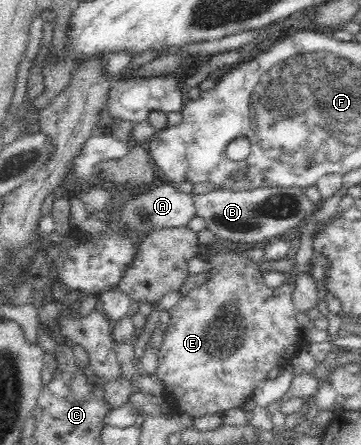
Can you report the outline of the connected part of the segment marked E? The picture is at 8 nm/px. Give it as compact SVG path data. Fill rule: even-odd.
M236 247L234 251L224 249L210 255L210 281L186 293L169 310L170 321L157 349L154 374L162 381L163 396L169 402L178 403L178 409L192 418L209 414L222 416L230 409L241 407L252 398L254 388L270 369L290 364L305 339L305 331L294 318L297 310L292 303L292 285L266 286L260 268L242 253L244 249Z

